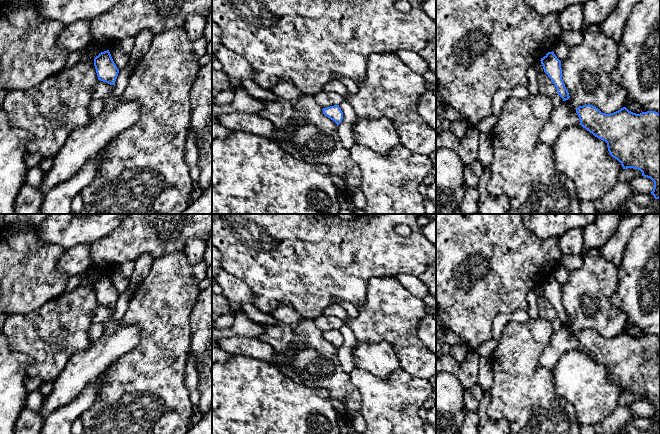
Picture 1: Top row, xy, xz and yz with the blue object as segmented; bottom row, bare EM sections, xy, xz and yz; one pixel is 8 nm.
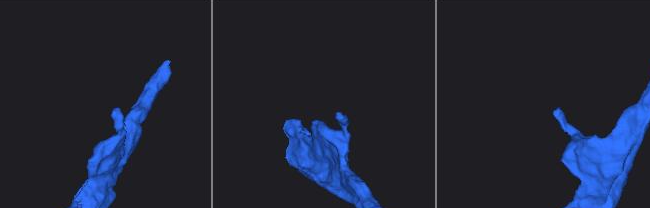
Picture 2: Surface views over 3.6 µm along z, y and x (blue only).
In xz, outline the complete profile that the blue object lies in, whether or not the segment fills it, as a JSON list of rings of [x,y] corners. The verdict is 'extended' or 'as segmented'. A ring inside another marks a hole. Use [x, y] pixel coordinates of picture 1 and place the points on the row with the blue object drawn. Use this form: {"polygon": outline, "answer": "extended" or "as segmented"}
{"polygon": [[[334,105],[330,107],[326,107],[322,109],[323,114],[333,120],[337,126],[342,122],[343,120],[343,112],[339,105]]], "answer": "as segmented"}

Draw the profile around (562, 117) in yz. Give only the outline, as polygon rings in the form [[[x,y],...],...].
[[[563,101],[559,107],[553,109],[540,132],[539,138],[541,142],[553,147],[564,129],[577,125],[580,125],[580,119],[576,110],[571,109]]]

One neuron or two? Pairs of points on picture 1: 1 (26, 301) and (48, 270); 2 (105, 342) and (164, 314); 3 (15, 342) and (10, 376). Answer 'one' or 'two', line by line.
1: one
2: two
3: two

